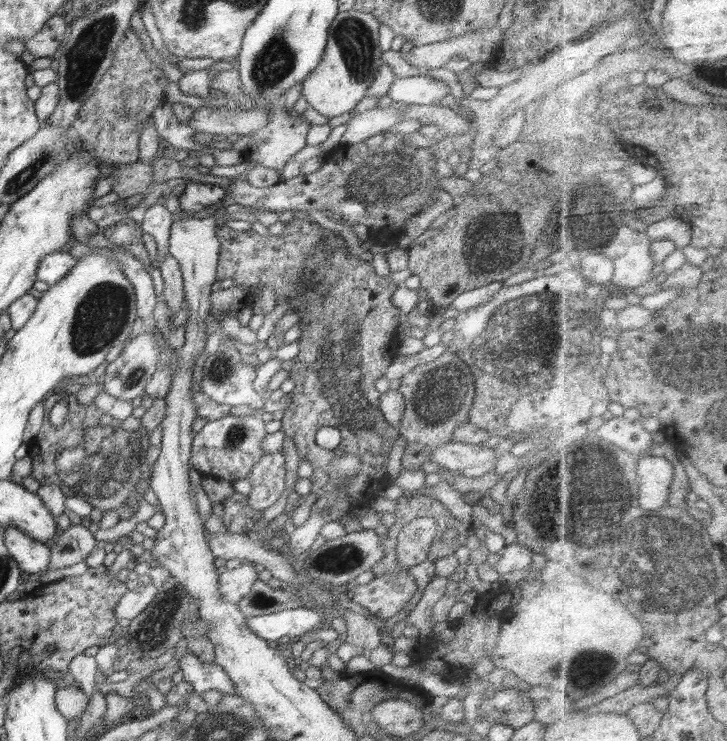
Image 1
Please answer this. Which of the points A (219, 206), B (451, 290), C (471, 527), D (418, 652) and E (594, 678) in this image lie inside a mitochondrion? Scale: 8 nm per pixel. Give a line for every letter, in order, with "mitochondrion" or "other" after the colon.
A: other
B: other
C: other
D: other
E: mitochondrion

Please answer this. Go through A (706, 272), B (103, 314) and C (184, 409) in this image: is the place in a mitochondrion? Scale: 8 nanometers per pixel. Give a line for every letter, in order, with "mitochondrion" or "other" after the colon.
A: other
B: mitochondrion
C: other

